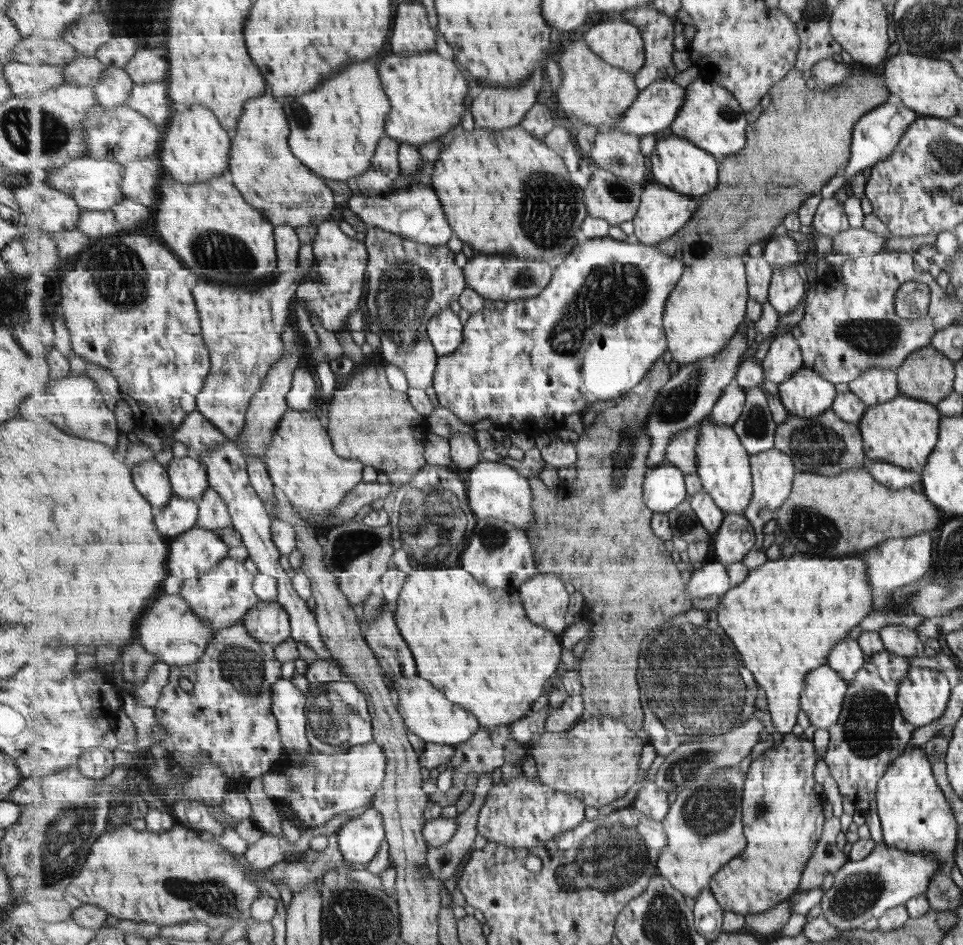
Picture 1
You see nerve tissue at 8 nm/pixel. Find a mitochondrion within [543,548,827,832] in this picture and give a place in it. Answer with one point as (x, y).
(714, 686)

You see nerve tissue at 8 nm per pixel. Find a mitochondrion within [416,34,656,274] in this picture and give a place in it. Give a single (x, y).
(549, 208)

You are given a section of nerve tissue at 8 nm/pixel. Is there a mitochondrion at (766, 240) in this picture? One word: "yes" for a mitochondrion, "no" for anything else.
no

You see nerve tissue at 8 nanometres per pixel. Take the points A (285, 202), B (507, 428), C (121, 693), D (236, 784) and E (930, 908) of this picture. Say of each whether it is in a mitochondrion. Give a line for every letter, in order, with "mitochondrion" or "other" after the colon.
A: other
B: other
C: other
D: other
E: other

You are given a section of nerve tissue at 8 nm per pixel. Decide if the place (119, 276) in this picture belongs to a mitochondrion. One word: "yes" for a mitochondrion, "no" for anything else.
yes

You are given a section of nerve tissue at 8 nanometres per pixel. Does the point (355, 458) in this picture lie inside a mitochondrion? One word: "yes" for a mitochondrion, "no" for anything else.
no

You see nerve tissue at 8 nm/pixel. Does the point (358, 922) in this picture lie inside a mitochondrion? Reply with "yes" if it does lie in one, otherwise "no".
yes

